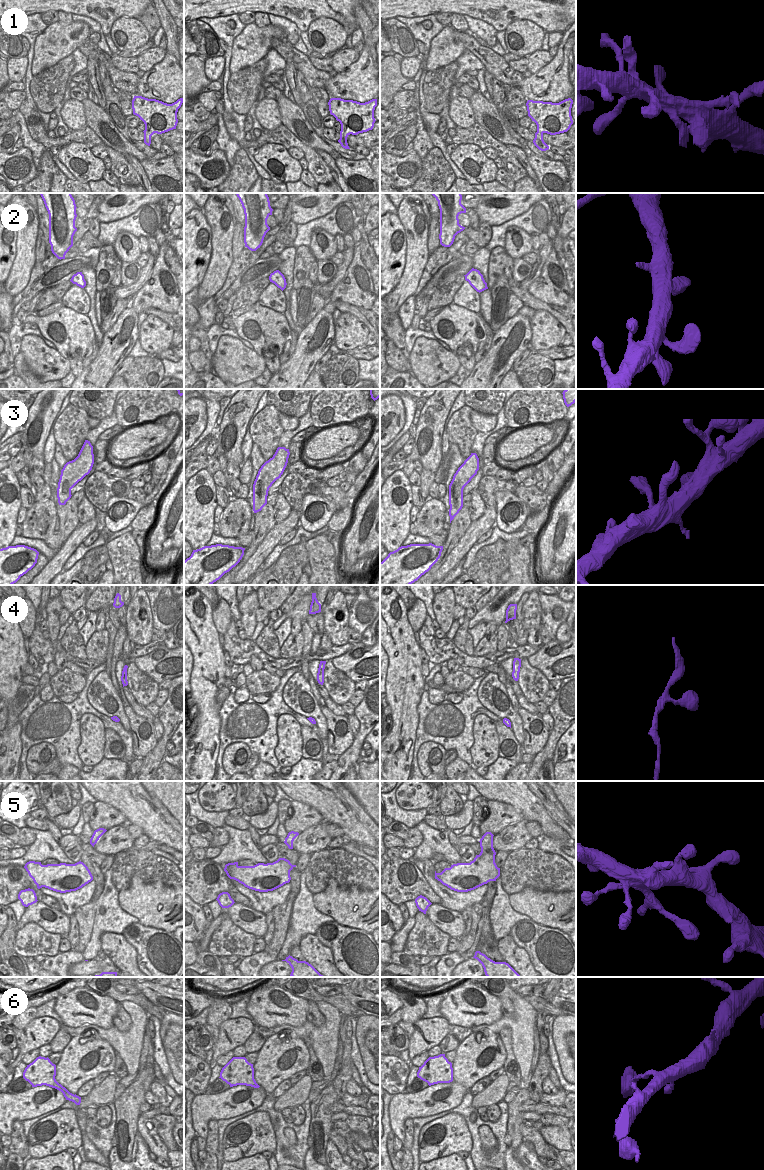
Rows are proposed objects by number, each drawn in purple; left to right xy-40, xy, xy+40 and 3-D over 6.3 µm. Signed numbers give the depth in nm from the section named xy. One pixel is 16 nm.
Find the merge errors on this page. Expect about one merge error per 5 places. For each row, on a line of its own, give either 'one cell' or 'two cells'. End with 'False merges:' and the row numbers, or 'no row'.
1: one cell
2: one cell
3: one cell
4: one cell
5: one cell
6: one cell
False merges: no row

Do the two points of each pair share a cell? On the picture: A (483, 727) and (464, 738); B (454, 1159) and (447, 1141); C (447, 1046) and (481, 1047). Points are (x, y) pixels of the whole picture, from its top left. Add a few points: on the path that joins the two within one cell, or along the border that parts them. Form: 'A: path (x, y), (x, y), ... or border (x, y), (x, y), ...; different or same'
A: border (483, 713), (474, 720), (472, 758); different
B: border (456, 1152), (433, 1159); different
C: border (460, 1042), (455, 1049); different

